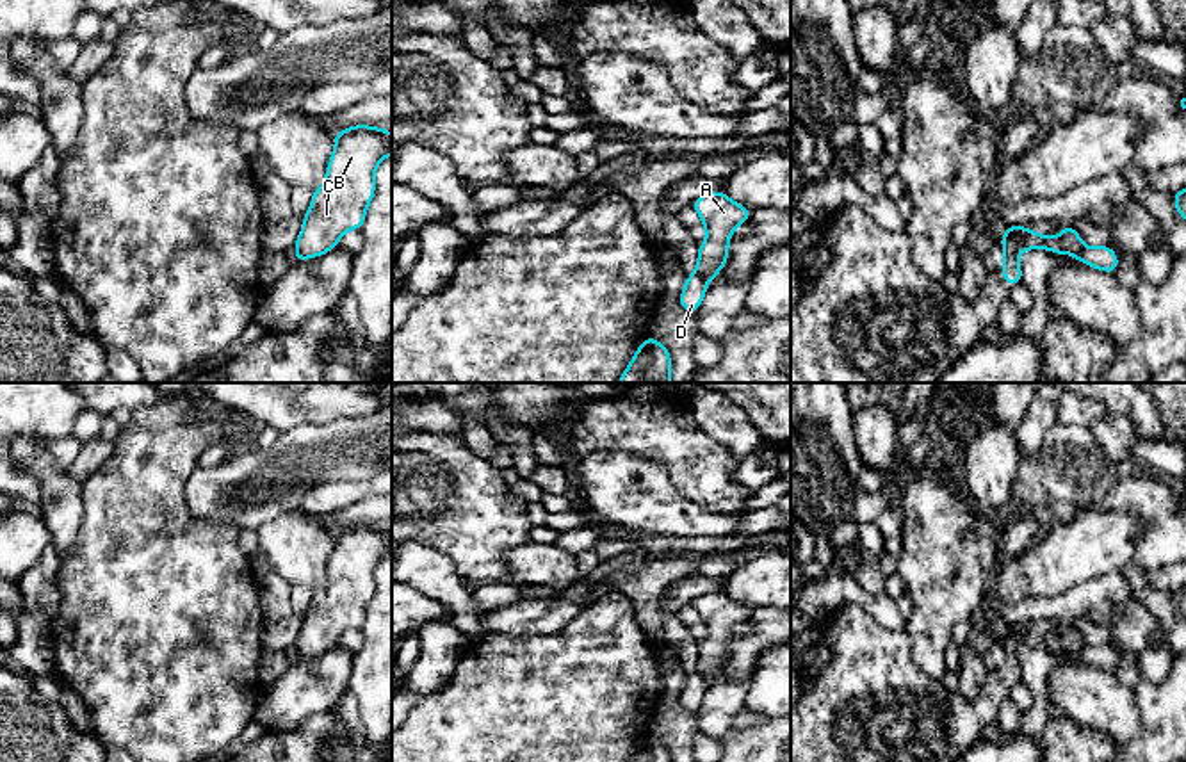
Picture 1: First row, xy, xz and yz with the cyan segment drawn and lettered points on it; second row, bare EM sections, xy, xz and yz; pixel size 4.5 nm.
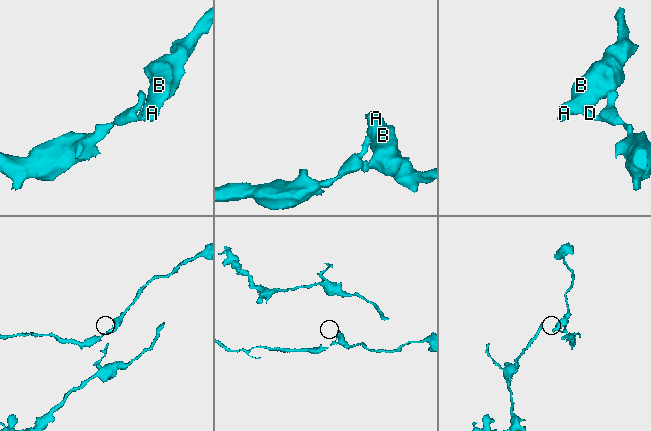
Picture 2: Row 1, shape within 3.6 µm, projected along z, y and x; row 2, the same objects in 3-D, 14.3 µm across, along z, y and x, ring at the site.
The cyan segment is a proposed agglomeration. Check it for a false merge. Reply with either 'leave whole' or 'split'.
split

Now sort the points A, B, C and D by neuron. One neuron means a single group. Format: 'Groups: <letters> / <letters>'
Groups: A B C / D

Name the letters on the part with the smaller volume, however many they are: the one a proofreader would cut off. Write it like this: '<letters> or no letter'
A, B, C

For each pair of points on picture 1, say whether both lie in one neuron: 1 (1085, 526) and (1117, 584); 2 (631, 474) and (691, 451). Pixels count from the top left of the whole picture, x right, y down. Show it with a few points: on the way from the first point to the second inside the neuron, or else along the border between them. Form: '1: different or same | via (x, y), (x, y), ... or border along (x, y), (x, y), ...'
1: different | border along (1119, 568), (1071, 588)
2: different | border along (620, 449), (659, 462), (684, 497)

